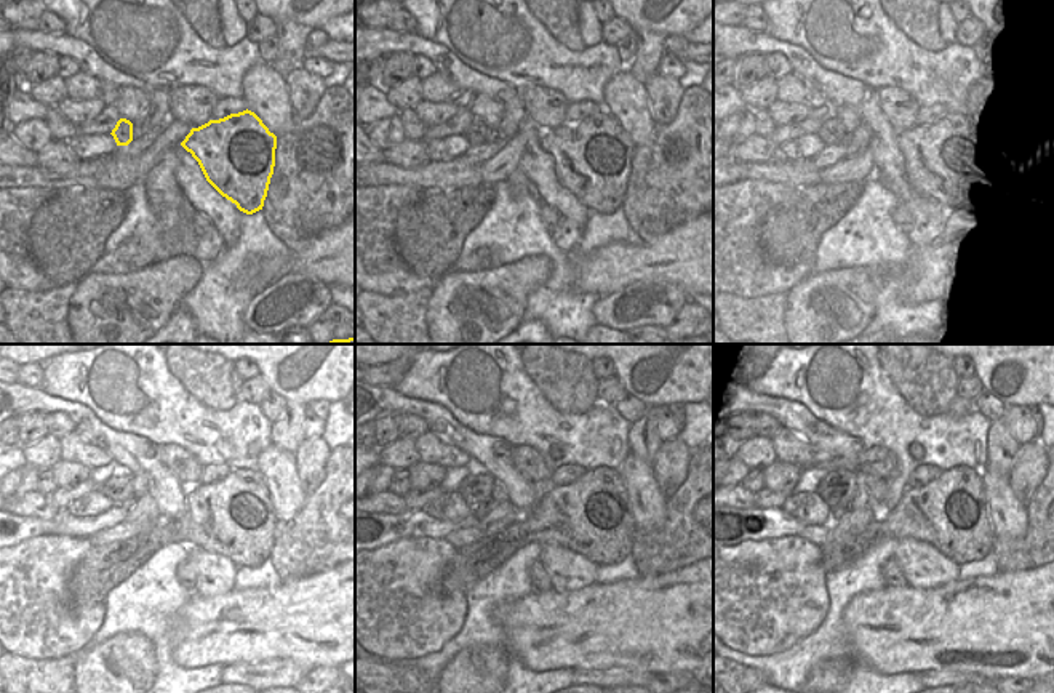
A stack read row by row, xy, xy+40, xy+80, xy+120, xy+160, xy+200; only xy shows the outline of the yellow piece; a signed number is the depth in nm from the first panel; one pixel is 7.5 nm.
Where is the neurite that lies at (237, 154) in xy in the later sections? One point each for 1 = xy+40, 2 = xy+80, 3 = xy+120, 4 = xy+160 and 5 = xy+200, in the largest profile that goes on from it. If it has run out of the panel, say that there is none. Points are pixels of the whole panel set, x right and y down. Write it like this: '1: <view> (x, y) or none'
1: xy+40 (592, 157)
2: xy+80 (949, 160)
3: xy+120 (234, 517)
4: xy+160 (592, 516)
5: xy+200 (950, 512)

